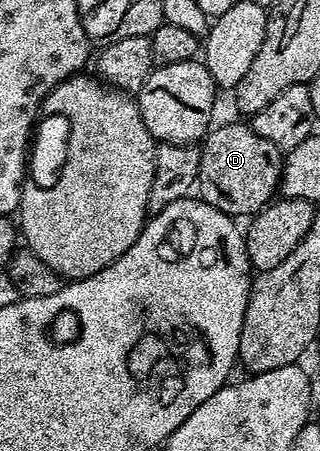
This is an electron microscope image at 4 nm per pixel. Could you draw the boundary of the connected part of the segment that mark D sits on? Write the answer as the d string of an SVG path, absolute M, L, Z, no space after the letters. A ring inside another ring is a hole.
M228 122L209 129L199 143L198 194L214 208L233 216L255 216L277 197L285 155L270 140L258 136L251 125Z

